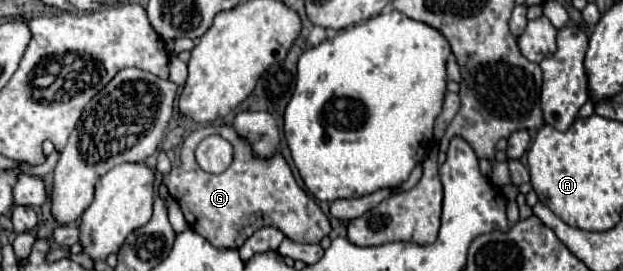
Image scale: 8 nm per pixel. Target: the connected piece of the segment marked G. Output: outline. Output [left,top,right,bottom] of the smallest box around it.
[166,124,330,250]

